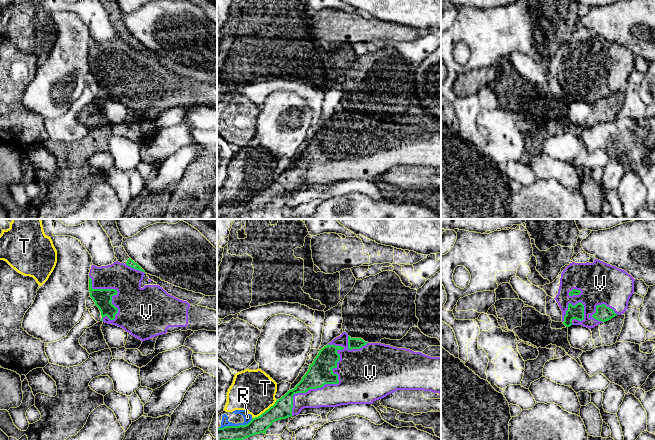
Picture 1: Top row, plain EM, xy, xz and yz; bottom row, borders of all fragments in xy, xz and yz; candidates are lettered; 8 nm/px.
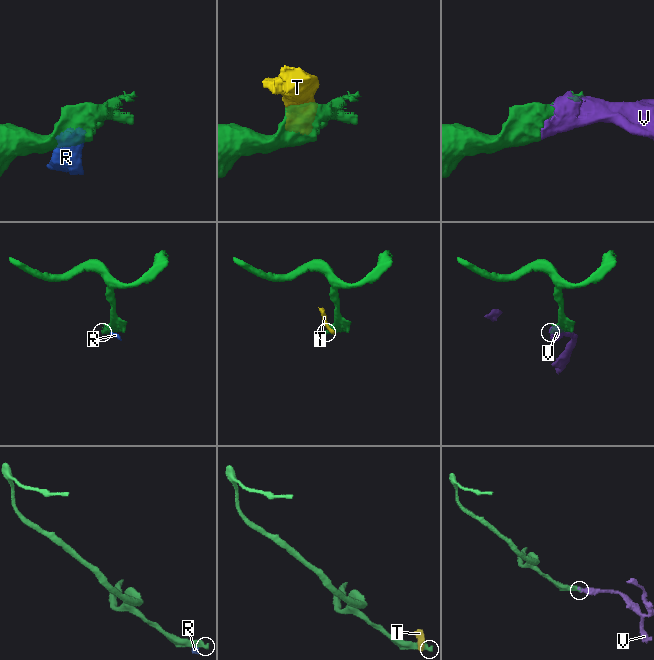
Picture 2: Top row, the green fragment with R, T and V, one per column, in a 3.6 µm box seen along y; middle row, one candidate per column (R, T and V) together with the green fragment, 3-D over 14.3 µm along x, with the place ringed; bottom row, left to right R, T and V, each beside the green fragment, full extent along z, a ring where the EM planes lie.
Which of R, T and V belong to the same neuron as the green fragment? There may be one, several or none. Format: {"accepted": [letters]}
{"accepted": ["V"]}

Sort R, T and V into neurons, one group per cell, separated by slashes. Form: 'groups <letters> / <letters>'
groups R T / V

